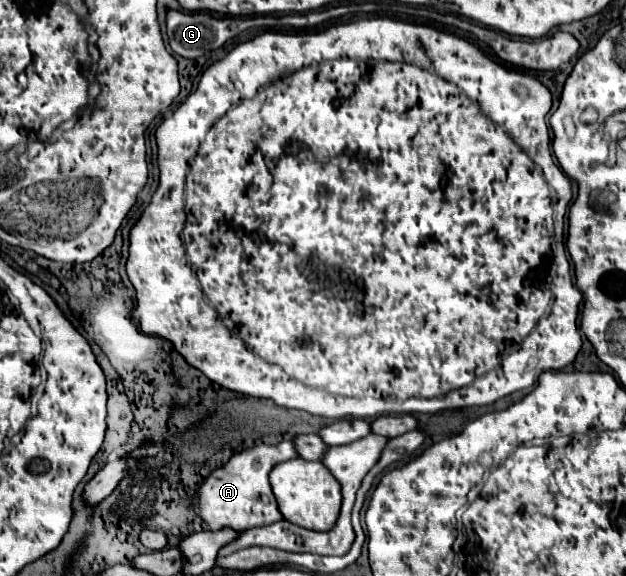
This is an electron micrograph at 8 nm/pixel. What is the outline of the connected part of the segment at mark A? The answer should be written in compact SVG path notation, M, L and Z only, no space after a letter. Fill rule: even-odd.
M281 441L277 445L257 445L235 453L225 465L211 471L211 475L197 487L197 499L193 503L195 513L209 525L211 531L219 531L223 527L245 531L283 519L283 515L279 515L279 509L275 509L269 473L271 467L293 457L297 455L291 441Z

